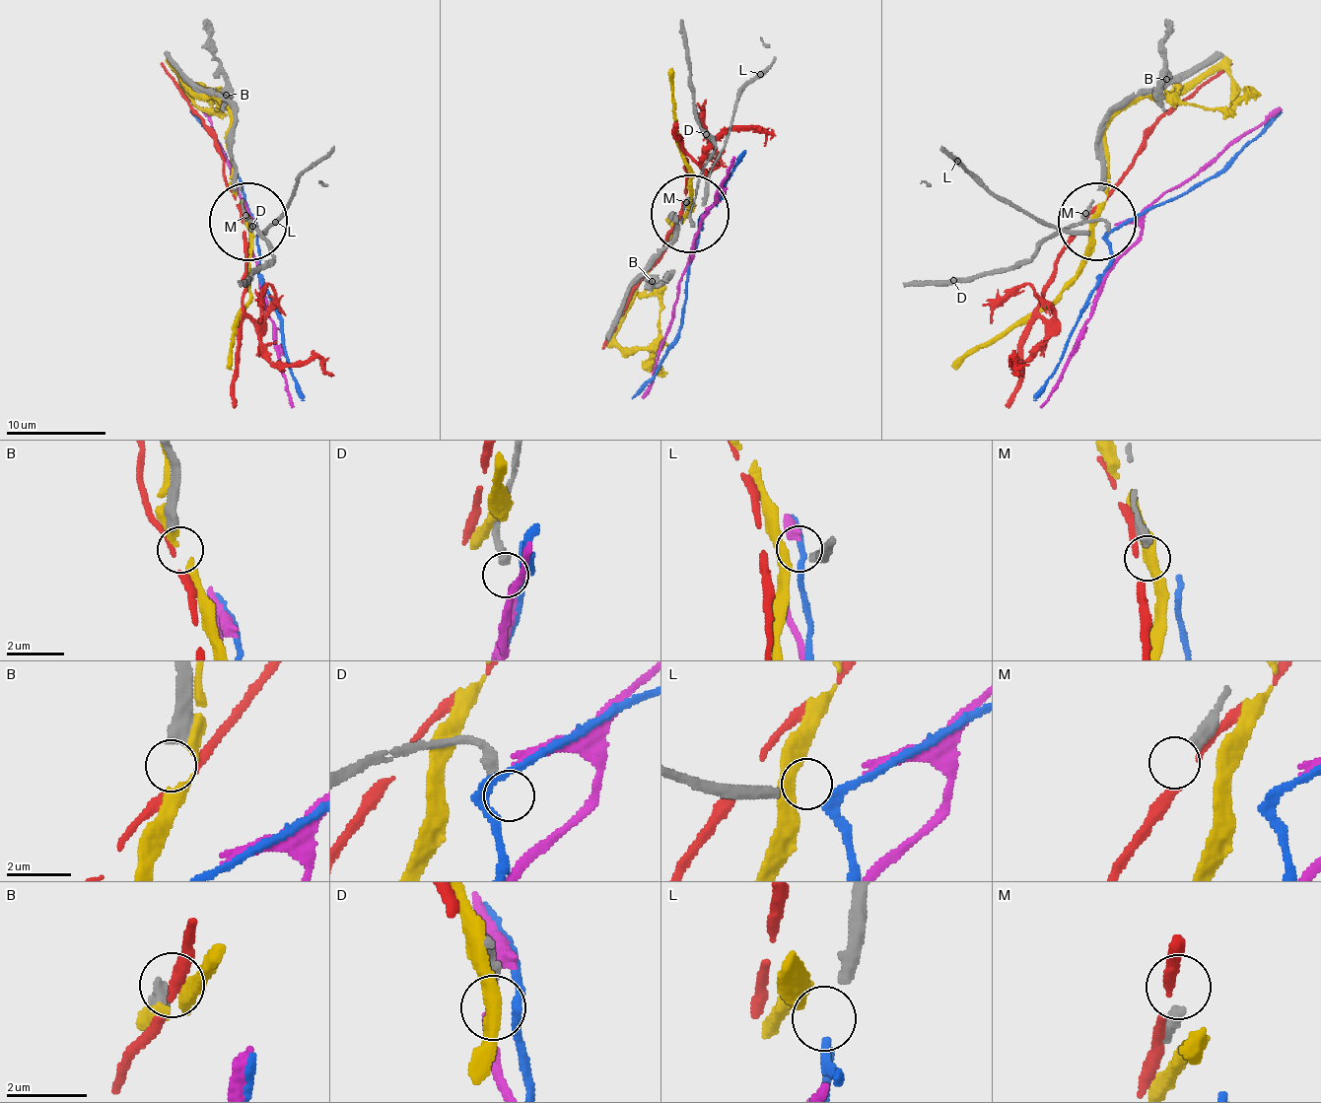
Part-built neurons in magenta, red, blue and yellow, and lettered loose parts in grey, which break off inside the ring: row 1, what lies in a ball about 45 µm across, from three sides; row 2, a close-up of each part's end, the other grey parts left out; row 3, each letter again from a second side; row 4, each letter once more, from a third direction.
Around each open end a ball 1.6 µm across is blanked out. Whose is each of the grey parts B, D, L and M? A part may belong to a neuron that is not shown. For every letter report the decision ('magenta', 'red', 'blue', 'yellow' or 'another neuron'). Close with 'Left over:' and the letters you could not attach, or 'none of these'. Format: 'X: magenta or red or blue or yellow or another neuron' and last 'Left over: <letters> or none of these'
B: another neuron
D: another neuron
L: blue
M: another neuron
Left over: B, D, M

